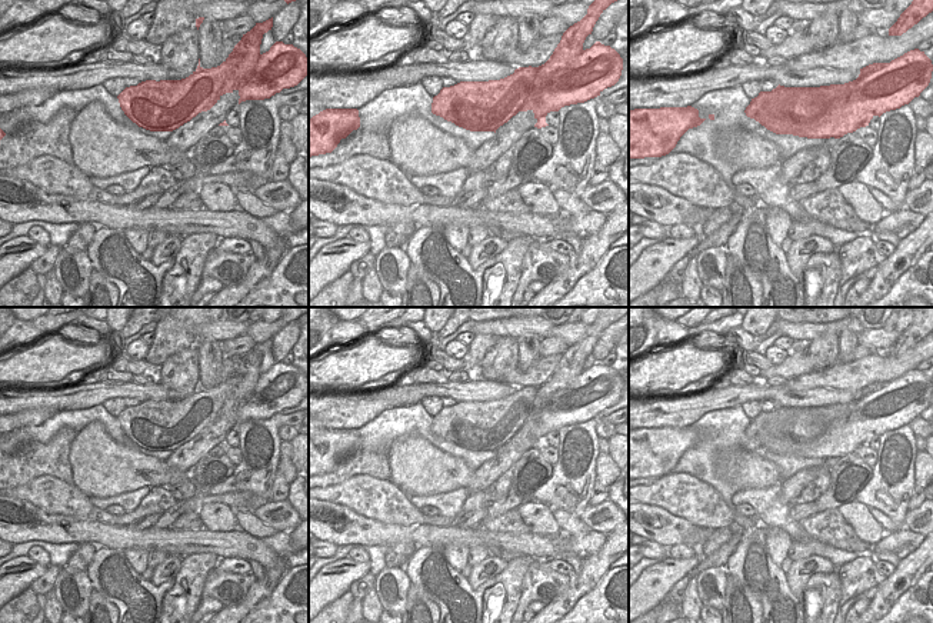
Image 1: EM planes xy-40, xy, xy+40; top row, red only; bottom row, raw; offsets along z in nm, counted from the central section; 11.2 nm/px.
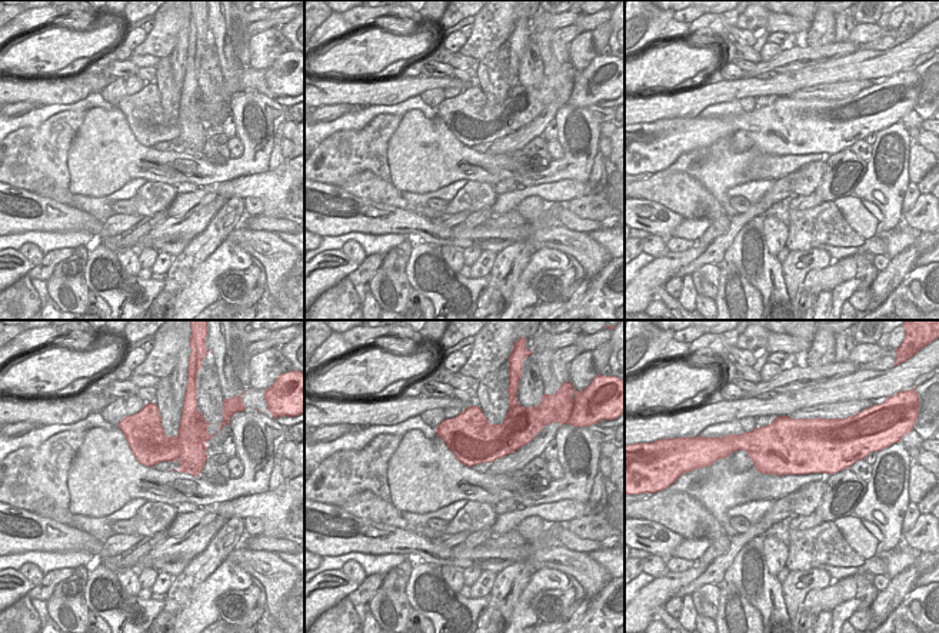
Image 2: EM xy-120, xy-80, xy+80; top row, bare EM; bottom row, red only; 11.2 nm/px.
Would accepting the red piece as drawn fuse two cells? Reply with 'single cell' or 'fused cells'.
fused cells

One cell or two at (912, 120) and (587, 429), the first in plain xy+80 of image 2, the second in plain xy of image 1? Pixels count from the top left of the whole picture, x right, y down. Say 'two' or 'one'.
two

